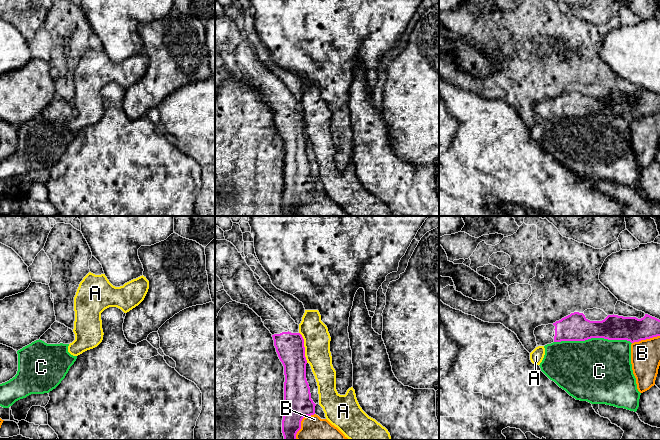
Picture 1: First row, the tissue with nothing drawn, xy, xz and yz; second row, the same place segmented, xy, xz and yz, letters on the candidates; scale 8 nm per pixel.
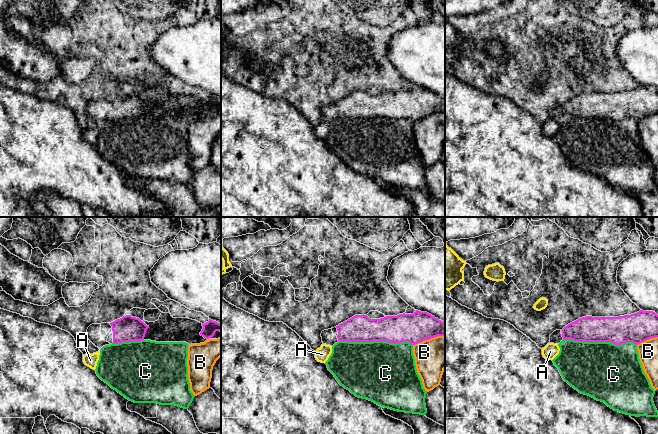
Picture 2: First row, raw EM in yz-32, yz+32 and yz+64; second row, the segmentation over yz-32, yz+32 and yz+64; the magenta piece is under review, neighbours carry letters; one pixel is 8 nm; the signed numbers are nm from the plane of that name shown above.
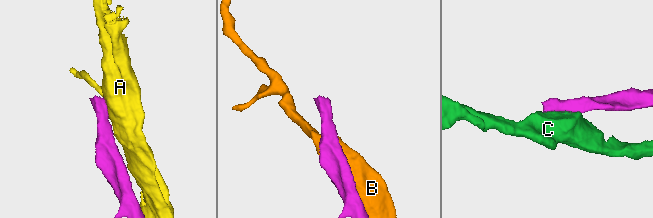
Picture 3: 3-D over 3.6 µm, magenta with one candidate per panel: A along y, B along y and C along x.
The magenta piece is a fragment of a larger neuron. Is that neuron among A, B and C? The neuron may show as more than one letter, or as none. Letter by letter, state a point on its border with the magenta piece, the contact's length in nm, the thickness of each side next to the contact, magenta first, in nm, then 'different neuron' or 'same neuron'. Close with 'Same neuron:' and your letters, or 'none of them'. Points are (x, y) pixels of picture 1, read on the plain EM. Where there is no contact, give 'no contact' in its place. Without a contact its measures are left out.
A: xz (304, 123) | 260 nm | 220/220 nm | different neuron
B: xz (300, 199) | 260 nm | 220/320 nm | different neuron
C: yz (593, 113) | 600 nm | 220/480 nm | different neuron
Same neuron: none of them

